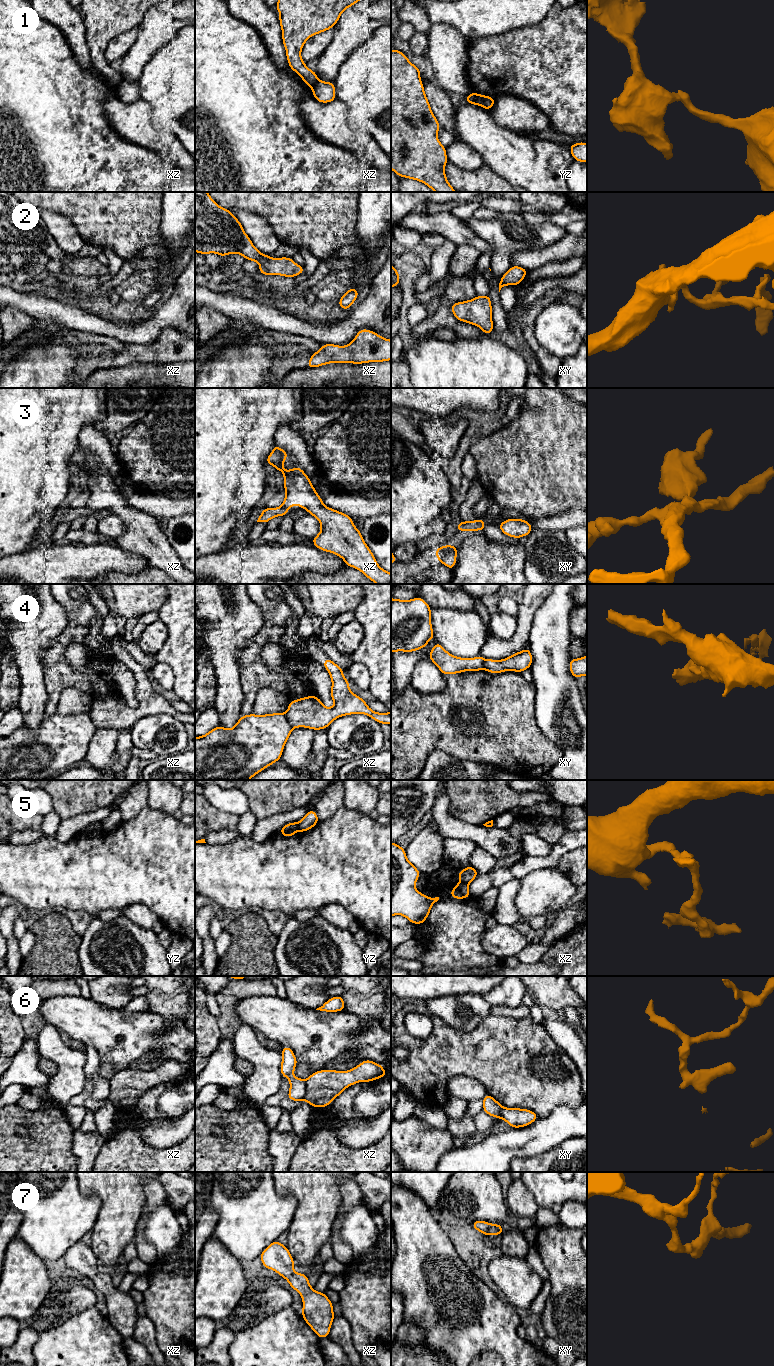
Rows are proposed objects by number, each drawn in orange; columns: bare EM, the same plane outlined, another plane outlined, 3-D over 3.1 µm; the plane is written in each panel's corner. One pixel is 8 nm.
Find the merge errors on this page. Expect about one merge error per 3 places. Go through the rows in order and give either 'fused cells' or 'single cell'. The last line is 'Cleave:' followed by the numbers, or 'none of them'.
1: fused cells
2: single cell
3: fused cells
4: fused cells
5: fused cells
6: fused cells
7: single cell
Cleave: 1, 3, 4, 5, 6

